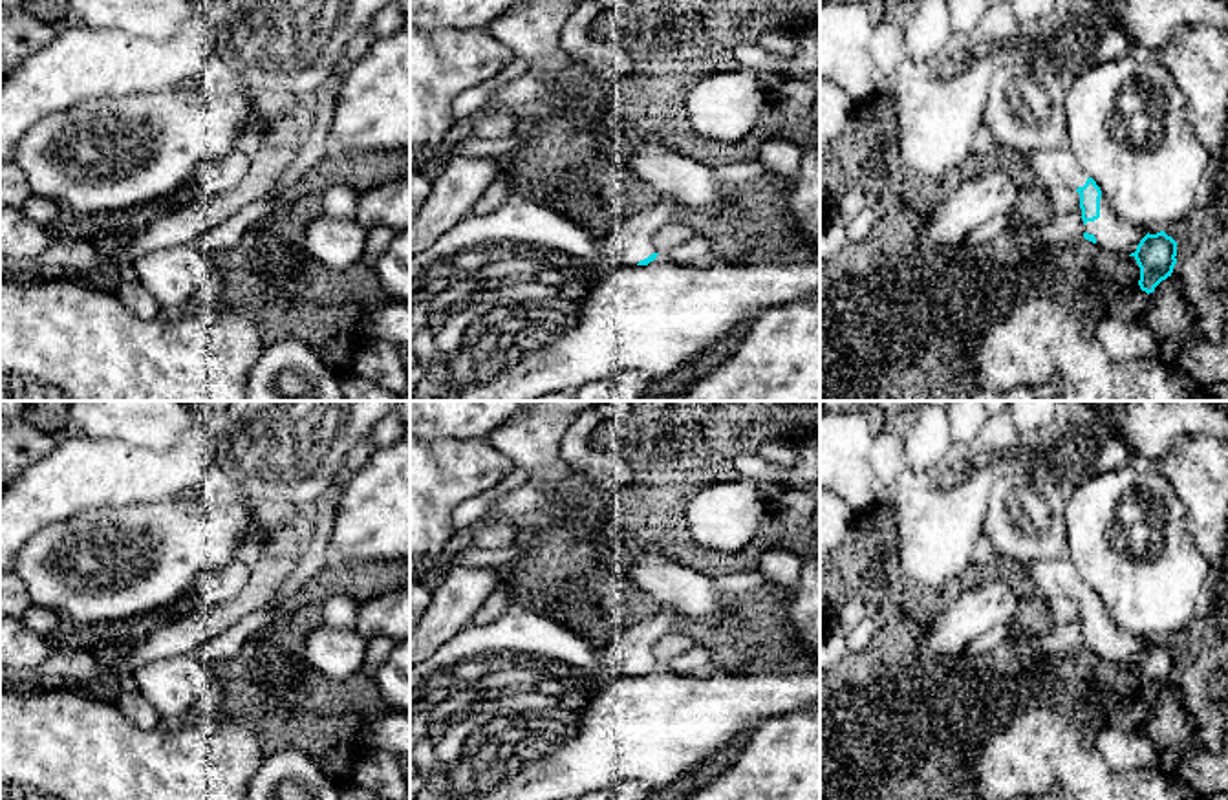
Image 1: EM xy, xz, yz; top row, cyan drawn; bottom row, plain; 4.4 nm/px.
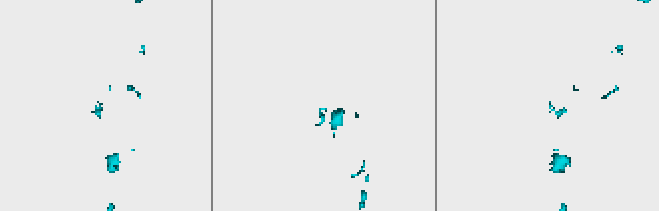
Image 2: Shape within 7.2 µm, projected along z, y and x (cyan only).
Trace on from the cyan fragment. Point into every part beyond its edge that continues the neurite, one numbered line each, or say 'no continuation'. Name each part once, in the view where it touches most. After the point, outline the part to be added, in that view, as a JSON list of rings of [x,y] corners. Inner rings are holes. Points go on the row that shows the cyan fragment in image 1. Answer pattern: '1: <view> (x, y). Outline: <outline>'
1: xz (634, 238). Outline: [[[661,196],[641,211],[626,212],[617,229],[604,240],[608,260],[615,265],[637,265],[659,253],[655,232],[672,222],[679,222],[684,205],[670,196]]]
2: yz (1111, 233). Outline: [[[1104,194],[1100,198],[1100,218],[1094,222],[1087,222],[1083,225],[1083,232],[1093,234],[1098,247],[1118,251],[1124,254],[1135,253],[1140,240],[1147,234],[1144,229],[1122,222],[1113,212]]]

